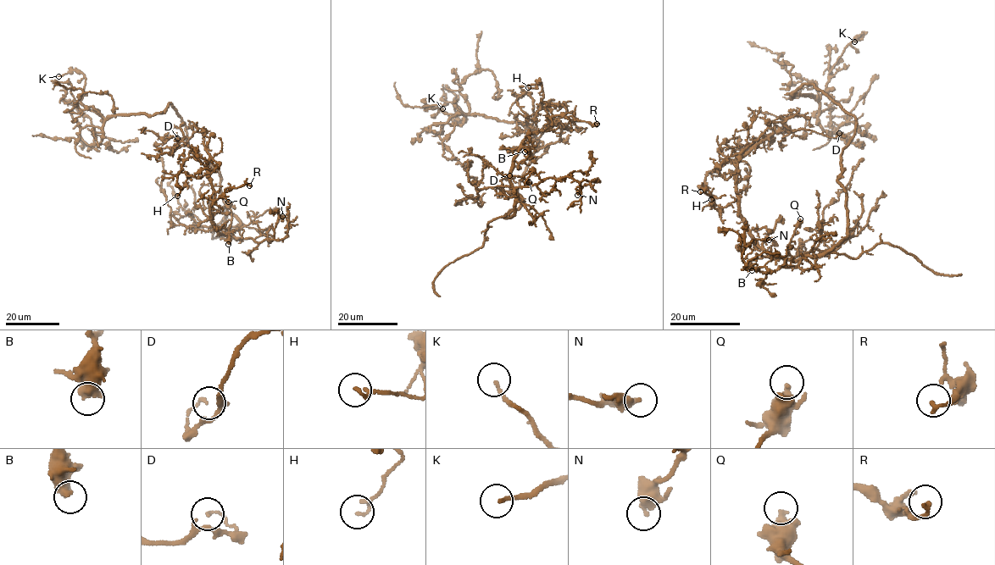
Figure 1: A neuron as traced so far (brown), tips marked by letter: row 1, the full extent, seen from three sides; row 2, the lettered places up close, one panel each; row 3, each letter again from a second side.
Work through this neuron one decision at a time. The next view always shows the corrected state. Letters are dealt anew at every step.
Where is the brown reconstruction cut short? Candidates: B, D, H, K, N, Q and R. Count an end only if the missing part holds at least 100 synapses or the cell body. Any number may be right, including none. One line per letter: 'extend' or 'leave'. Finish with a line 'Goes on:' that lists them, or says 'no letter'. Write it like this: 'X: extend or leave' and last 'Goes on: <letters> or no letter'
B: leave
D: leave
H: leave
K: leave
N: leave
Q: leave
R: leave
Goes on: no letter

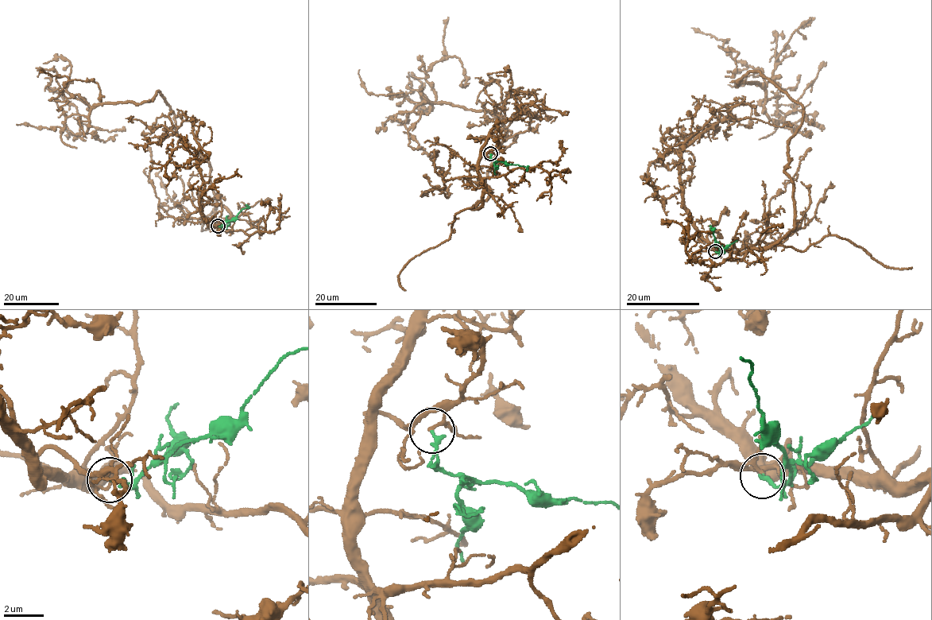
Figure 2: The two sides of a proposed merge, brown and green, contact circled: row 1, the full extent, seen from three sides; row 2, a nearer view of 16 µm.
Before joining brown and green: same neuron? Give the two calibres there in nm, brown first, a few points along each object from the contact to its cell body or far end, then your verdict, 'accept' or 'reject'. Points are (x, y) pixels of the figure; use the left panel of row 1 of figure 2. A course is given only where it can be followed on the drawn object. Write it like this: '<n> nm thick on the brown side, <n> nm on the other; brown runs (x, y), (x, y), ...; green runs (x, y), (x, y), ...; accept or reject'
130 nm thick on the brown side, 240 nm on the other; brown runs (218, 226), (208, 224), (231, 219), (208, 162), (159, 91), (90, 106), (60, 94), (93, 80), (100, 100); green runs (218, 226), (233, 219), (248, 206); accept

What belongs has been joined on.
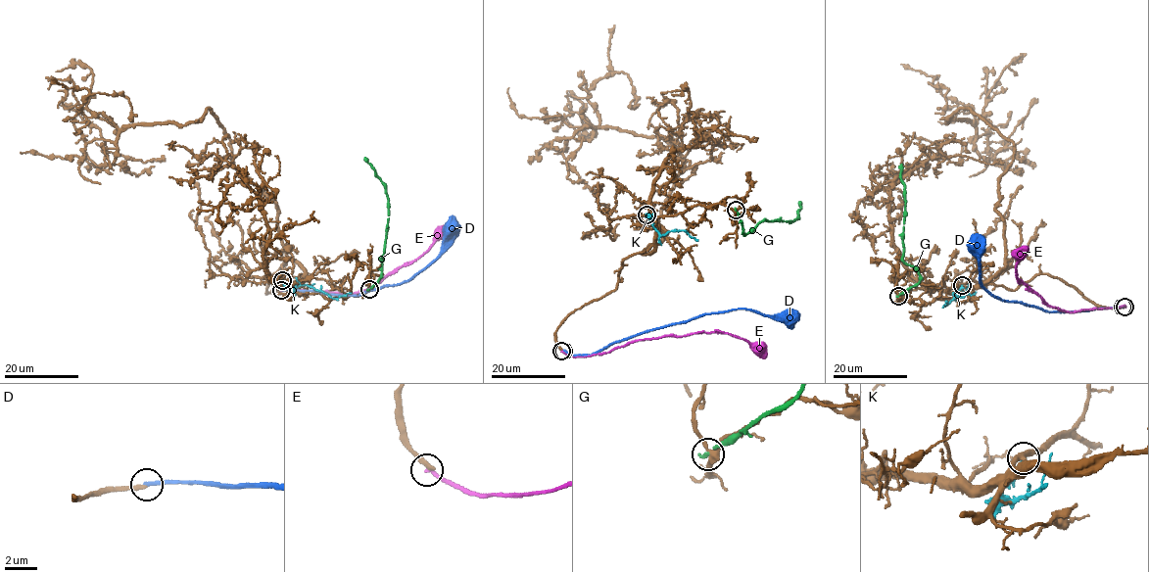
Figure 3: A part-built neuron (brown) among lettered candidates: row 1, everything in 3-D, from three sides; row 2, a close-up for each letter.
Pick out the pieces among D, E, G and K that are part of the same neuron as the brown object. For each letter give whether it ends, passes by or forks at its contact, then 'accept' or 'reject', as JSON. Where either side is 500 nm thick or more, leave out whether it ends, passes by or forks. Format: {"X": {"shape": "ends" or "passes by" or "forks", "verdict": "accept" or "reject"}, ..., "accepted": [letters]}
{"D": {"shape": "ends", "verdict": "reject"}, "E": {"shape": "ends", "verdict": "reject"}, "G": {"shape": "ends", "verdict": "reject"}, "K": {"shape": "ends", "verdict": "reject"}, "accepted": []}

